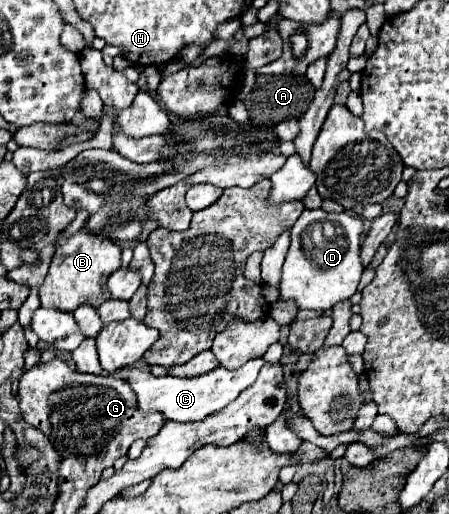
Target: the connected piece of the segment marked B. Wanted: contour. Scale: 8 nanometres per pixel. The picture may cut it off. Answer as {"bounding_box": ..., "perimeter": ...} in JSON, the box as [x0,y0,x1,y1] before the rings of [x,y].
{"bounding_box":[40,230,122,312],"perimeter":[[[80,230],[78,234],[60,240],[56,254],[50,262],[46,280],[40,286],[42,306],[64,312],[74,312],[82,304],[98,308],[110,298],[106,280],[116,268],[120,268],[120,262],[122,262],[122,250],[108,238],[94,238],[90,234],[84,234],[84,230]]]}

